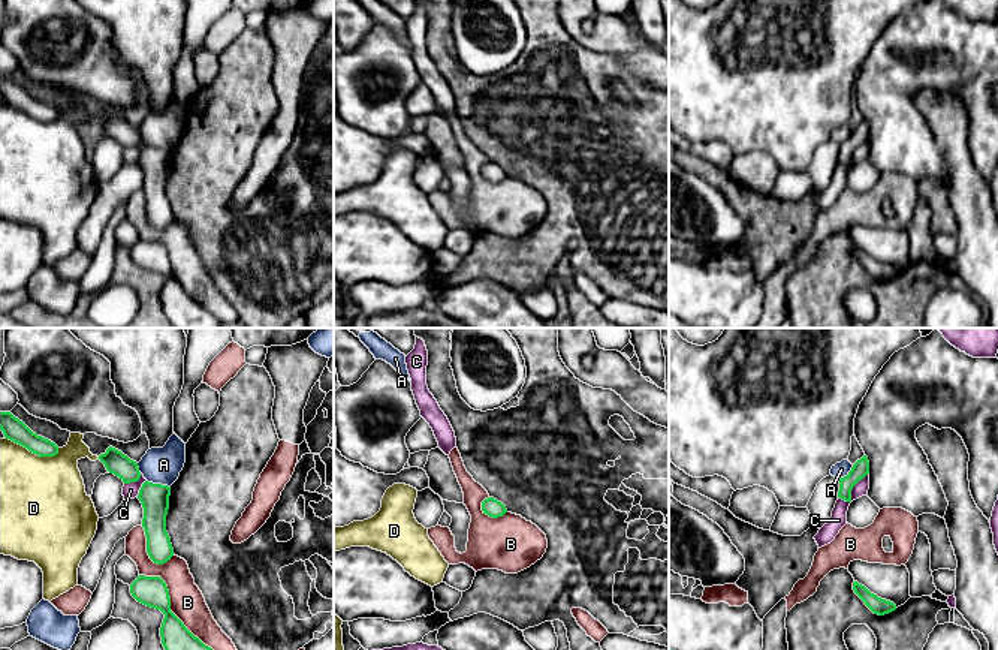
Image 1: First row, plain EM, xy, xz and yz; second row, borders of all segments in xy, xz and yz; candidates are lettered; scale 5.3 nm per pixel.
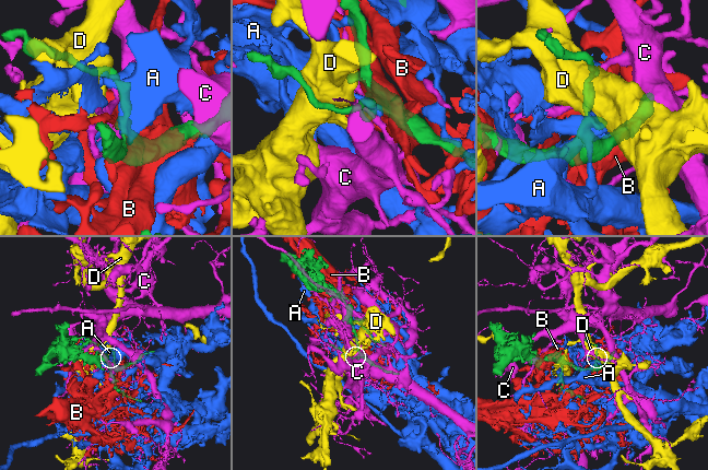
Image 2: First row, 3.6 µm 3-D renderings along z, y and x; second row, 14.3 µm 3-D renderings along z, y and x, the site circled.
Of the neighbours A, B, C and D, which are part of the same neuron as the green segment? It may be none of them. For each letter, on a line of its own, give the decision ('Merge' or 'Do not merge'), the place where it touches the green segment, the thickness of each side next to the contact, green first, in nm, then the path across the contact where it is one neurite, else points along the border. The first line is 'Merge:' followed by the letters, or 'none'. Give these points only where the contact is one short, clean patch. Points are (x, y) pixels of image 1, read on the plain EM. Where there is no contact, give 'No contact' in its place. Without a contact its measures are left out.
Merge: none
A: Do not merge. Touches green at xy (159, 149). Thickness 160 nm (green) against 190 nm
B: Do not merge. Touches green at xy (177, 282). Thickness 220 nm (green) against 190 nm
C: Do not merge. Touches green at yz (850, 158). Thickness 90 nm (green) against 90 nm
D: Do not merge. Touches green at xy (33, 117). Thickness 120 nm (green) against 440 nm

